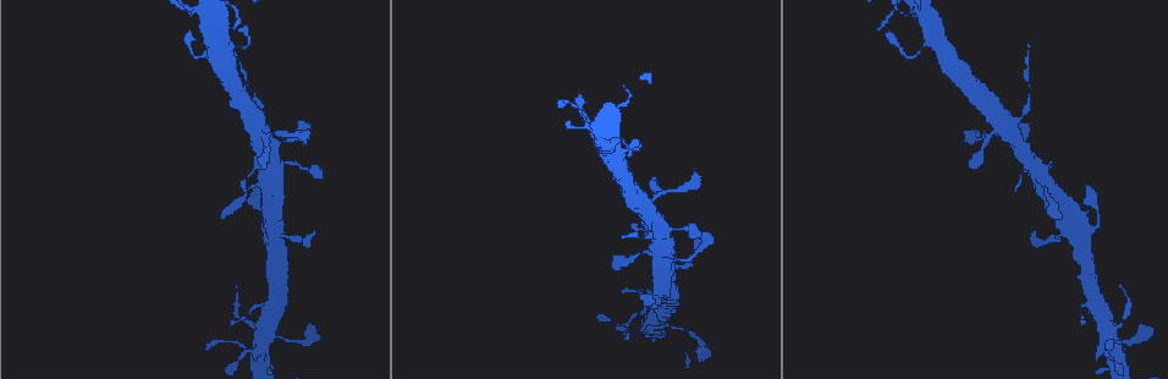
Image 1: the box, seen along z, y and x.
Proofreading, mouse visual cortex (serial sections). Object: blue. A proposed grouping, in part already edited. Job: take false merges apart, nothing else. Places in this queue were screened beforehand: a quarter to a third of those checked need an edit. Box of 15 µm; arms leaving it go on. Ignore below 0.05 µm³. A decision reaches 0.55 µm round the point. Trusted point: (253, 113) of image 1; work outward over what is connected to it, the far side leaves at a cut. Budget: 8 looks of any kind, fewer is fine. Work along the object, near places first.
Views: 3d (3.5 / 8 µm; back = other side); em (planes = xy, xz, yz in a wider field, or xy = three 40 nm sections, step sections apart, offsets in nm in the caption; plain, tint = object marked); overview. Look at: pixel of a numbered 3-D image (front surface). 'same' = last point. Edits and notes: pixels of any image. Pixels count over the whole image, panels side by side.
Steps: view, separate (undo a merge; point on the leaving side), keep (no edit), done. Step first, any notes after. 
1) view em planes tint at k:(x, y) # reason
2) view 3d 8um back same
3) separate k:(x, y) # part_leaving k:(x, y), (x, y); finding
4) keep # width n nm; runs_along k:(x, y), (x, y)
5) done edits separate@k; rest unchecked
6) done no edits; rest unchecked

view 3d 3.5um at 1:(1024, 112) # sudden change in width

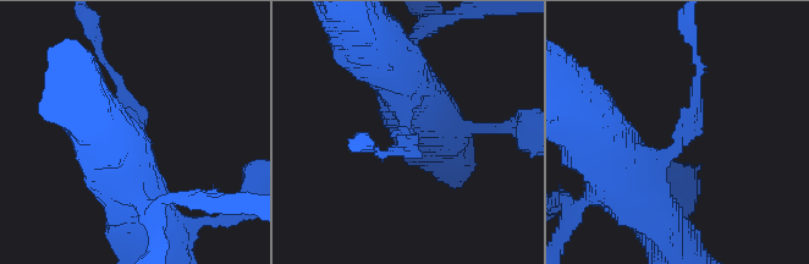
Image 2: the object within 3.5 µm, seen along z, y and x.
view em planes tint at 2:(405, 139)

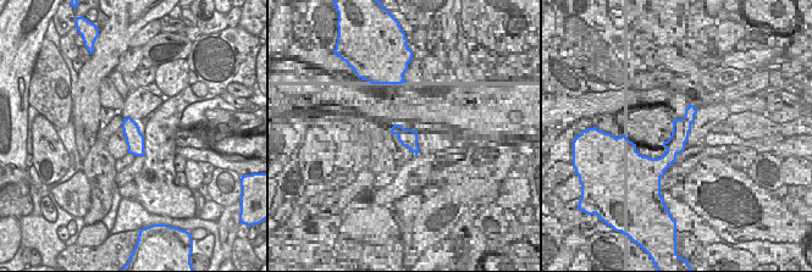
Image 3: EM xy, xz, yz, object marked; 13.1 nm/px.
separate 2:(695, 105) # part_leaving 2:(678, 142), (697, 108), (693, 37); two cells meet here

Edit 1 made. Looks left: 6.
view 3d 8um back at 1:(265, 135)

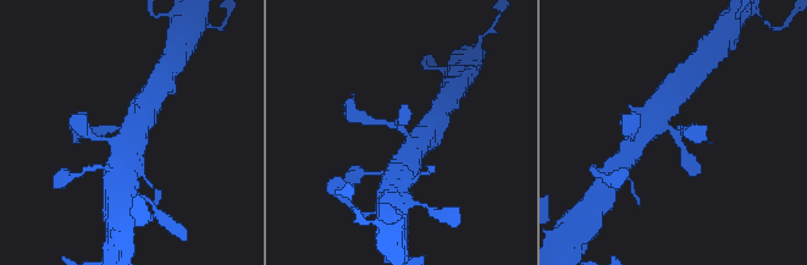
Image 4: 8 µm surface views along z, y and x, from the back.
view 3d 3.5um at 4:(400, 129)

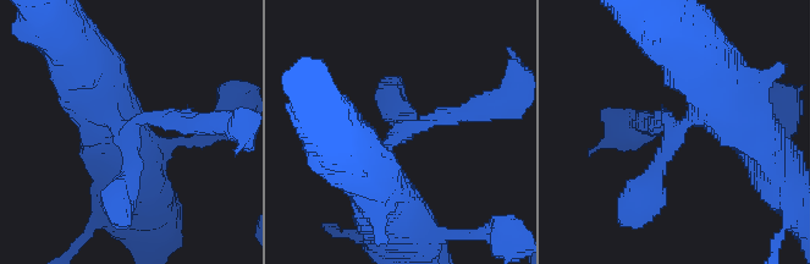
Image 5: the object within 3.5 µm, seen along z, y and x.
view em xy step 5 tint at 5:(403, 133) # arms 3; arm_widths 200, 300, 800 nm; need the tissue

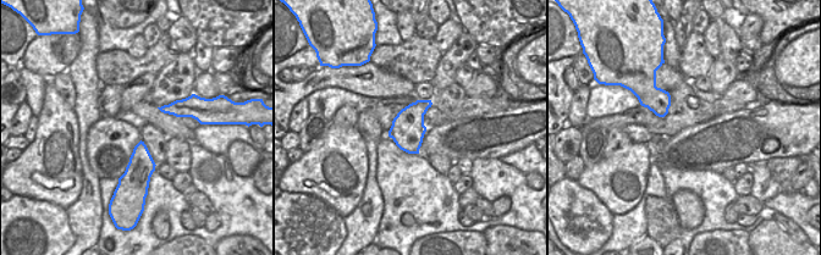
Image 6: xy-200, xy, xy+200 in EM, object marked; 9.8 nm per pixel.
keep # runs_along 5:(369, 174), (414, 126), (474, 111); continuous, no second cell

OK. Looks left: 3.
view 3d 3.5um at 1:(202, 7) # calibre changes

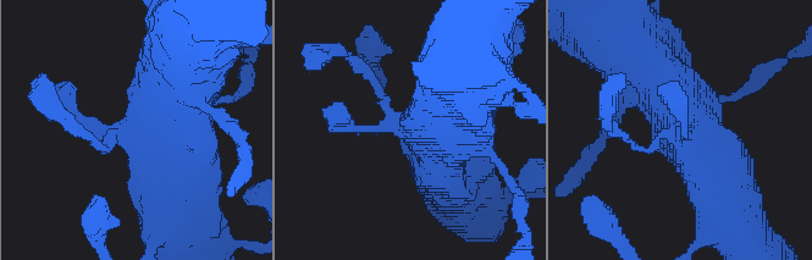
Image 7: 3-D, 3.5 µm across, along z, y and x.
view em xy step 5 tint at 7:(678, 126)

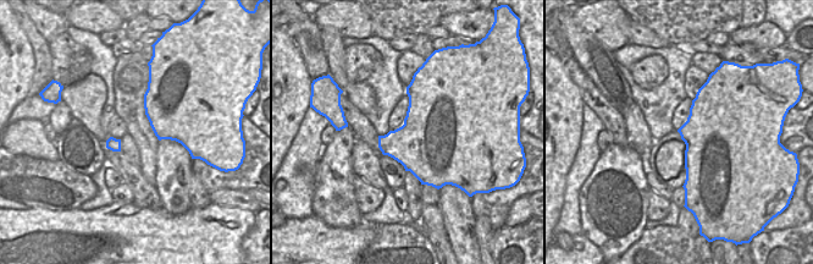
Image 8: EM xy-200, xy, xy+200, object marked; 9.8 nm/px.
keep # runs_along 7:(728, 204), (684, 110), (640, 92); one cell here

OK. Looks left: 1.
done edits separate@2; rest unchecked

